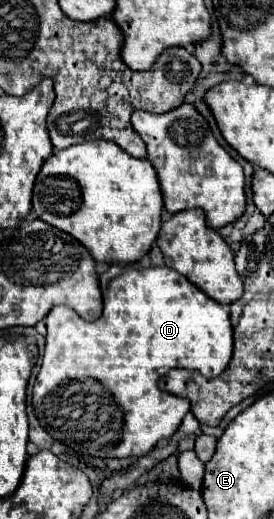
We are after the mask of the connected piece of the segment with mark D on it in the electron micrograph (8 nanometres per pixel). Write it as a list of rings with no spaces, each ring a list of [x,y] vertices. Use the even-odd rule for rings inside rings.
[[[113,264],[101,274],[101,290],[105,308],[103,316],[95,322],[85,322],[67,306],[55,306],[47,314],[47,344],[33,386],[33,410],[39,424],[55,440],[79,454],[99,458],[145,456],[161,438],[173,436],[183,416],[189,412],[189,402],[159,390],[157,380],[171,368],[197,370],[205,378],[217,378],[227,368],[233,352],[229,306],[213,302],[185,276],[167,266],[131,268]],[[83,378],[95,378],[111,396],[89,396],[91,390],[83,390]],[[83,398],[89,400],[87,406],[83,406]]]

